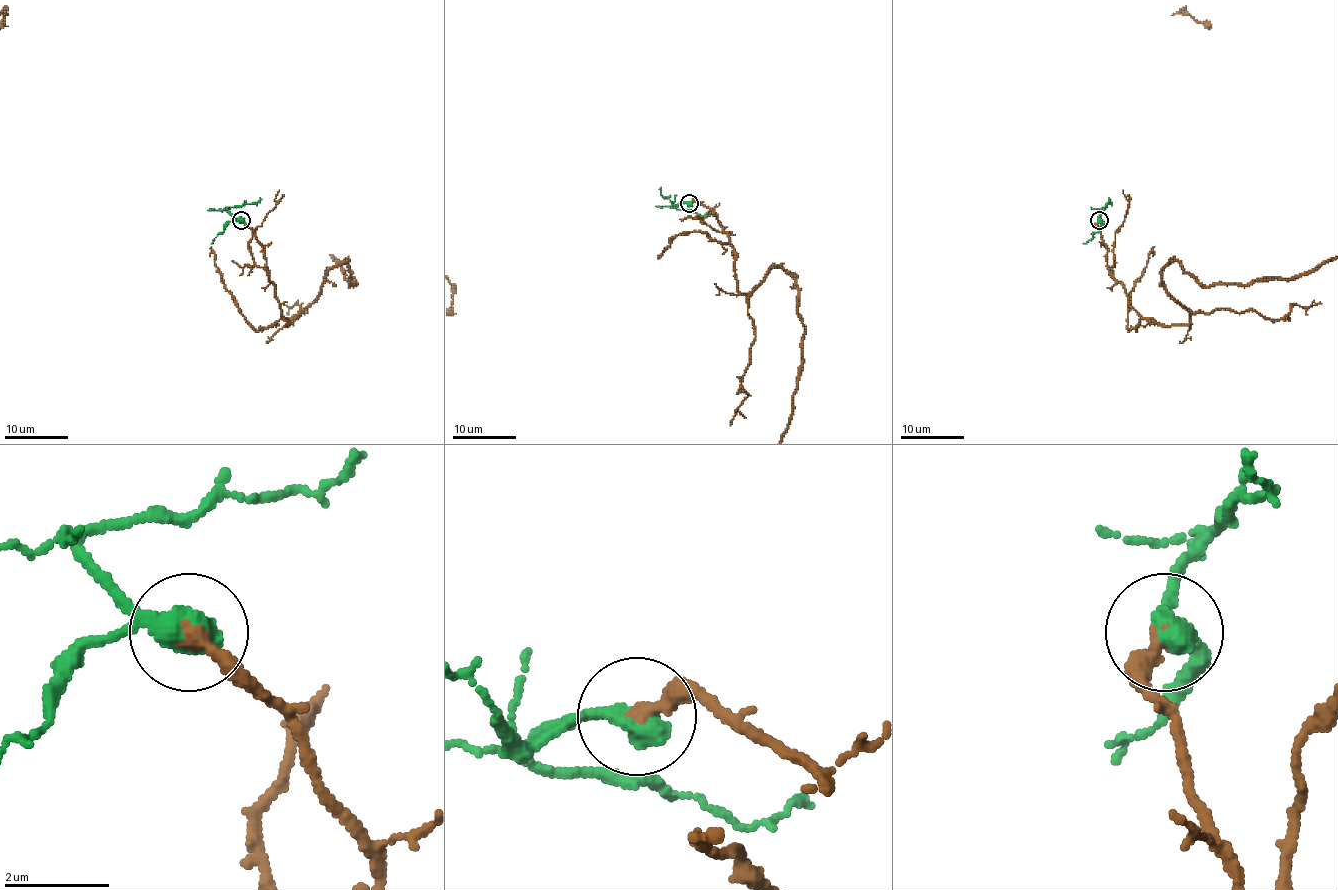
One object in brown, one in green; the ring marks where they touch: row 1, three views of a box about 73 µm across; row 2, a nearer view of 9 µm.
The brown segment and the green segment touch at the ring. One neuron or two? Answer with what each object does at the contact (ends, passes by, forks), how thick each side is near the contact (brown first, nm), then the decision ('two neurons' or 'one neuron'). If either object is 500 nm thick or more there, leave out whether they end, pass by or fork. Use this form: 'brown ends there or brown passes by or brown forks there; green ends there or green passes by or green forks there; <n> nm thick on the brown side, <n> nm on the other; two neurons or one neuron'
brown ends there; green passes by; 320 nm thick on the brown side, 440 nm on the other; one neuron

